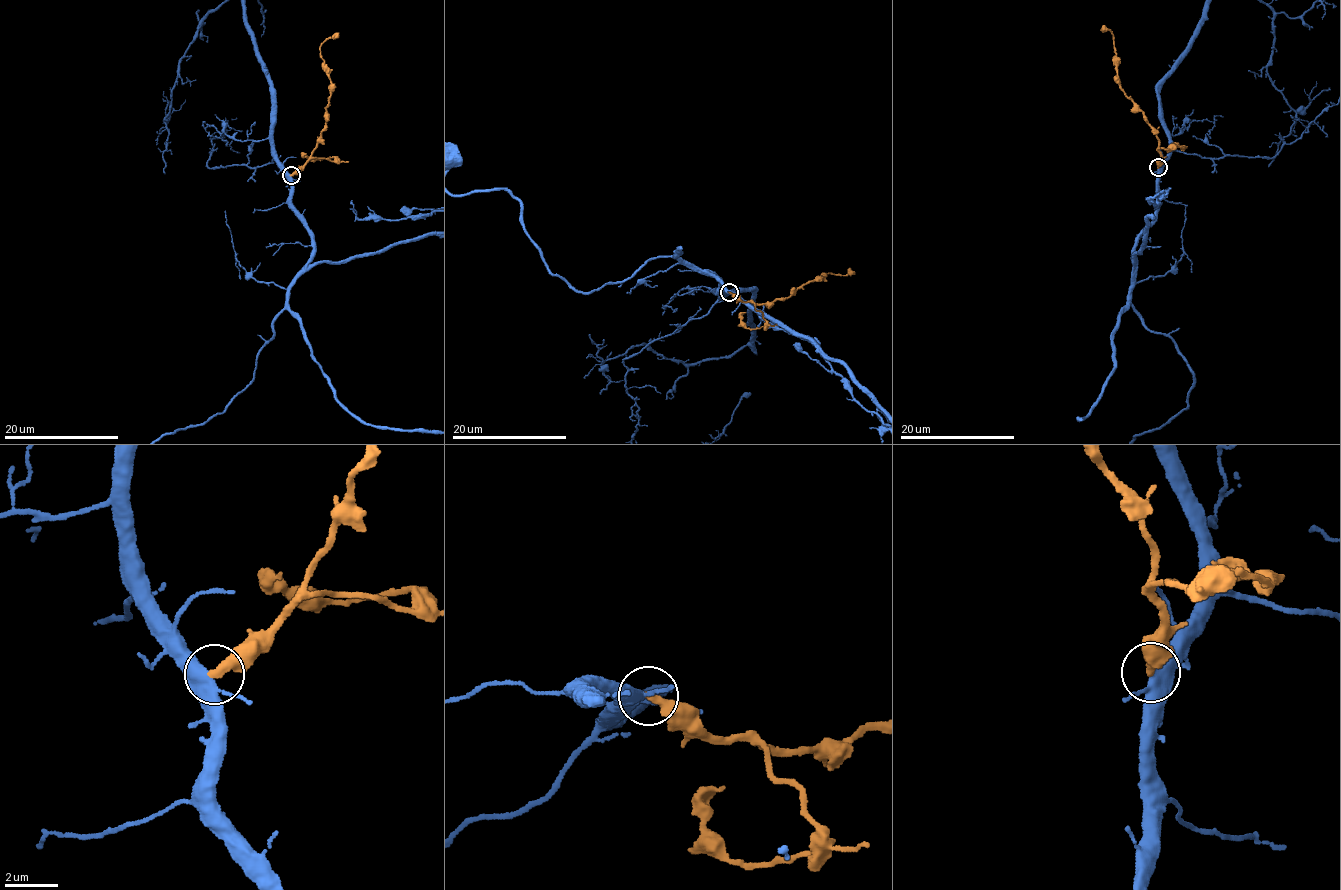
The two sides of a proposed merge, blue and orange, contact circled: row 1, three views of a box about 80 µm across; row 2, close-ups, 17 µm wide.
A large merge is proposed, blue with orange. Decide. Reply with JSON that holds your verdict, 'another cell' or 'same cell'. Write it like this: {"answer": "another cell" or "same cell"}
{"answer": "another cell"}

